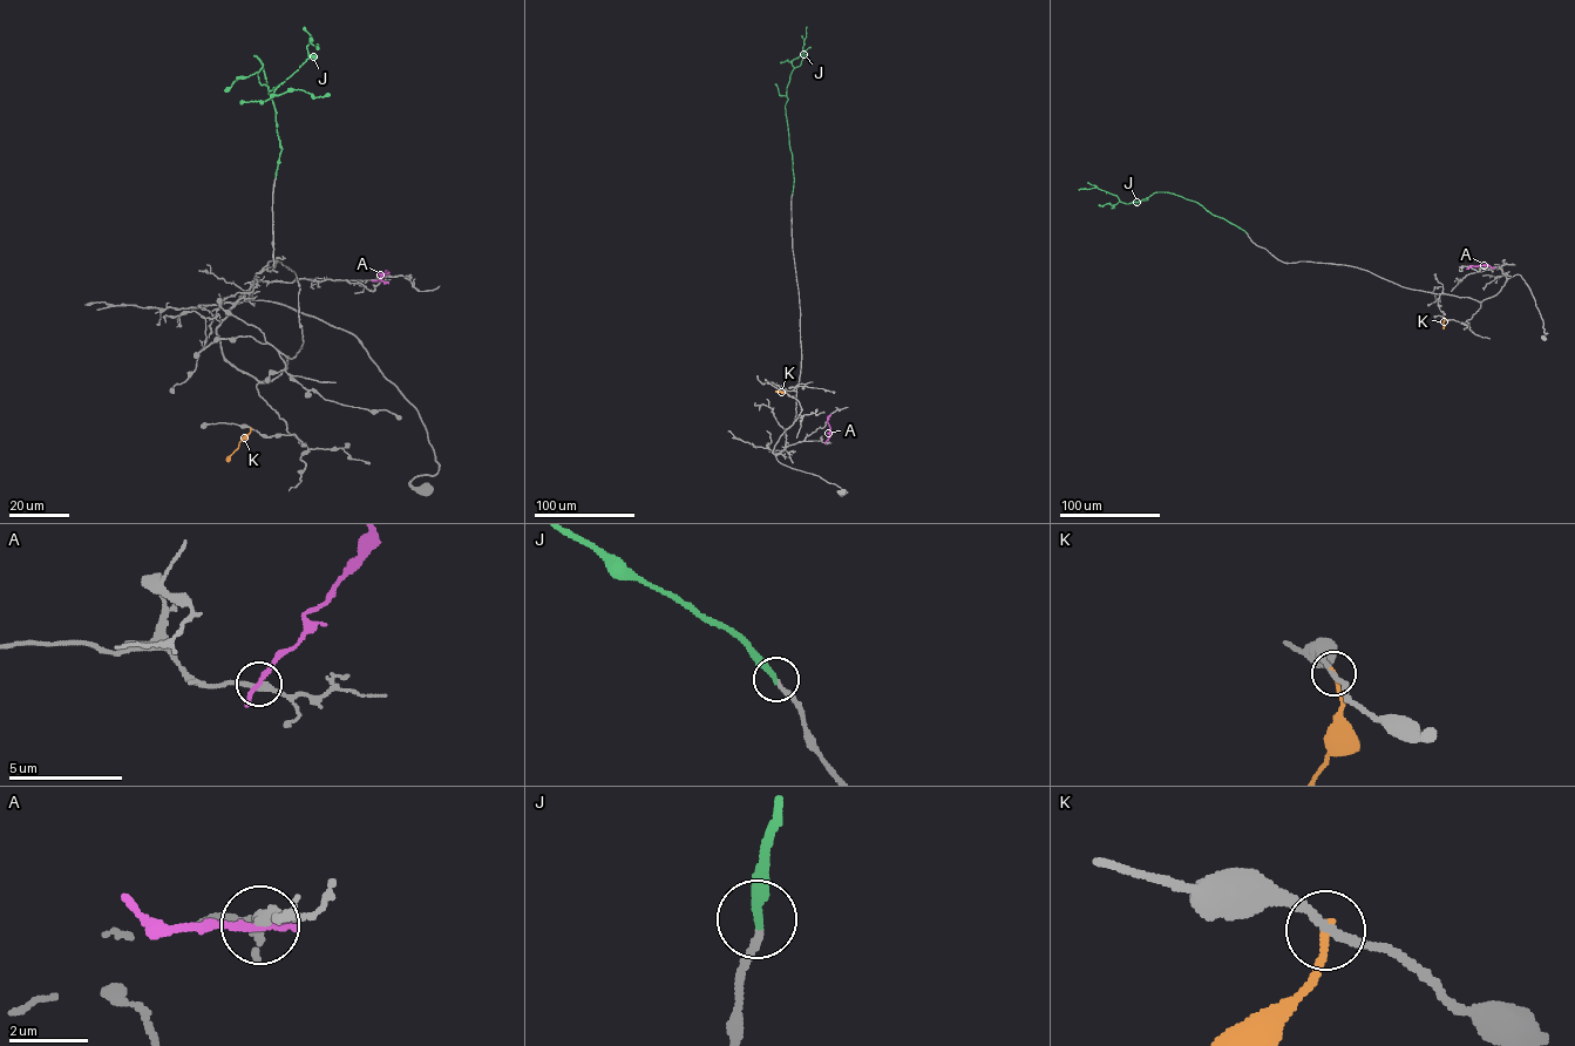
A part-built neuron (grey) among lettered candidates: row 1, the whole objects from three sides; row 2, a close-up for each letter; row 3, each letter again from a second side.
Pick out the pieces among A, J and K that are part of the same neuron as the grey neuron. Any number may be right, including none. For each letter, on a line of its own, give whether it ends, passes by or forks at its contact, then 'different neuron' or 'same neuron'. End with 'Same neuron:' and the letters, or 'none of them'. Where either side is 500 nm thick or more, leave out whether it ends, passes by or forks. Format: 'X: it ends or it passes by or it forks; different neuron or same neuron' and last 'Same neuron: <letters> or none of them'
A: it ends; different neuron
J: it ends; same neuron
K: it ends; different neuron
Same neuron: J

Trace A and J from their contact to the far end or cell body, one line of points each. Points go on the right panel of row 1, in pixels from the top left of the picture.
A: (1494, 267), (1487, 264), (1466, 269)
J: (1246, 232), (1196, 202), (1167, 192), (1155, 192), (1127, 203), (1097, 188), (1078, 189)

